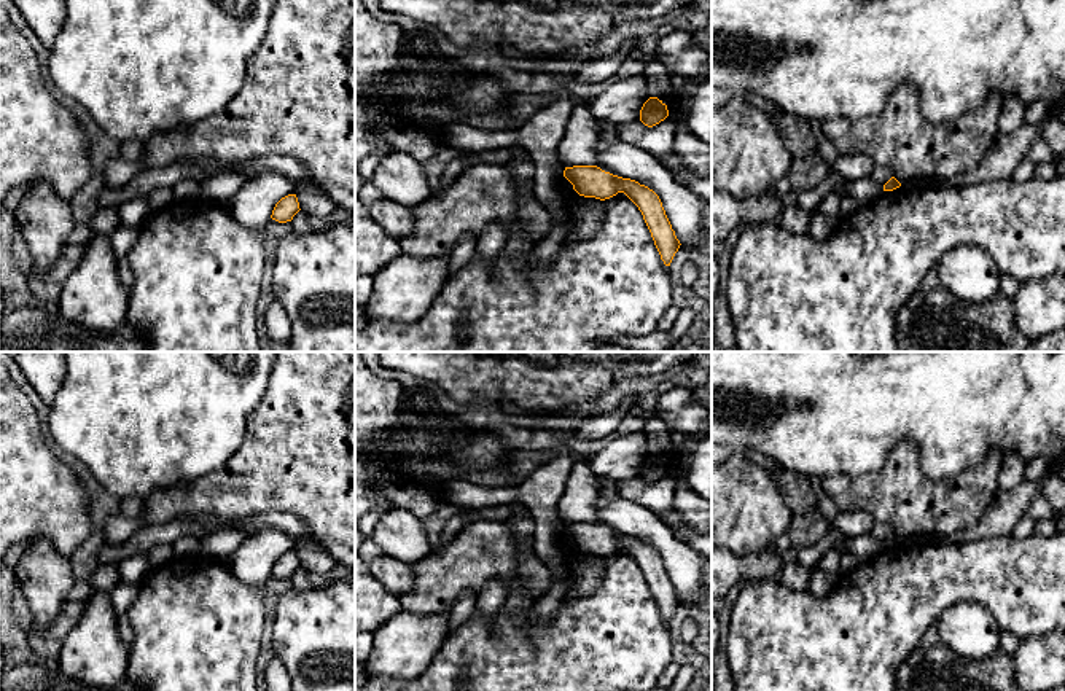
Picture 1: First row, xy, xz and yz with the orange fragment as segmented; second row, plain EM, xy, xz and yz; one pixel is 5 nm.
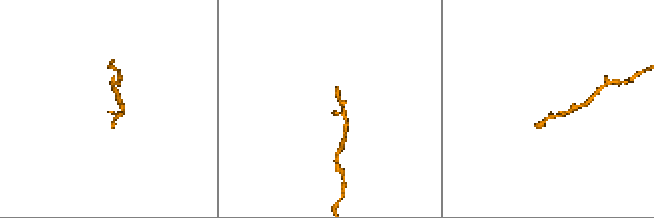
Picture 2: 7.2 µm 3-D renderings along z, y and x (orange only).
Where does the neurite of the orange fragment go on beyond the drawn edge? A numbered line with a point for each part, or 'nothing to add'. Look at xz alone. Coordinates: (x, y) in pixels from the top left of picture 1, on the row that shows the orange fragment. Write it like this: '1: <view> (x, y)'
nothing to add

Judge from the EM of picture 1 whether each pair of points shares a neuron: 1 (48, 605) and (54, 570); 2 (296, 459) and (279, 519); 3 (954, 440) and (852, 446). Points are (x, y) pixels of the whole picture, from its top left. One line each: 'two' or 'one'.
1: one
2: two
3: one

